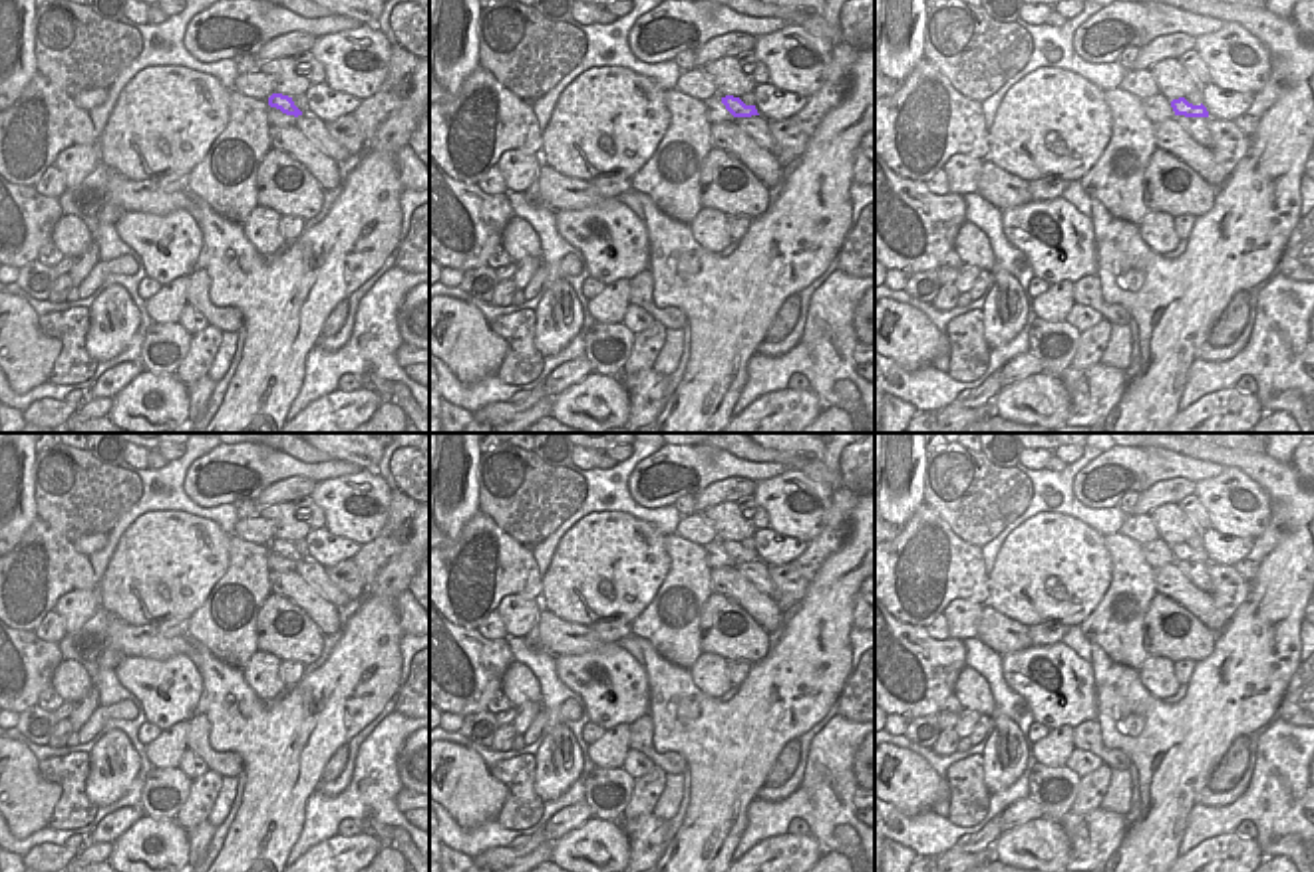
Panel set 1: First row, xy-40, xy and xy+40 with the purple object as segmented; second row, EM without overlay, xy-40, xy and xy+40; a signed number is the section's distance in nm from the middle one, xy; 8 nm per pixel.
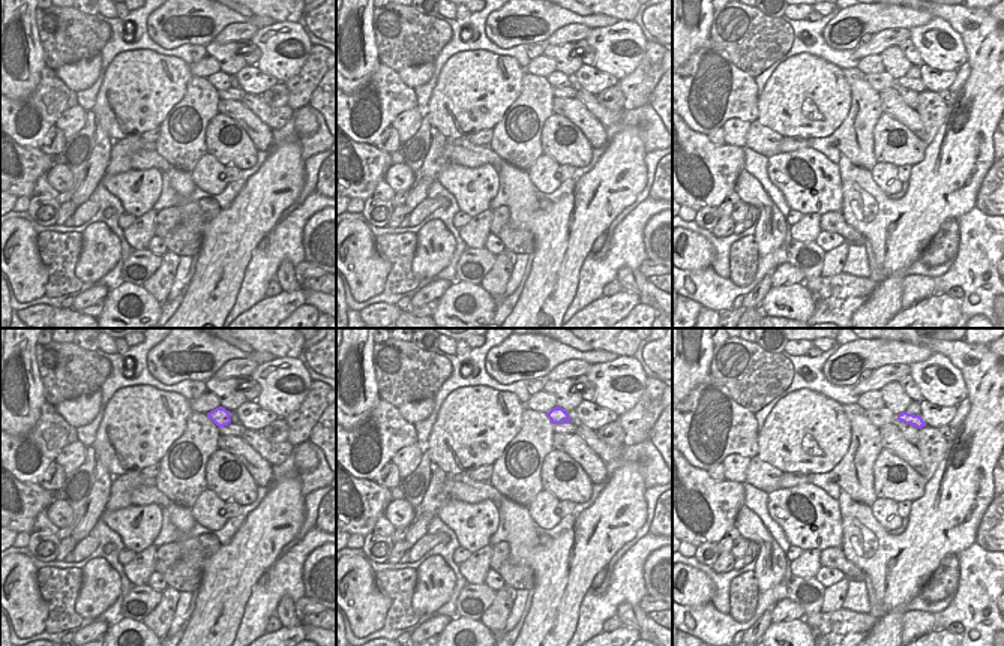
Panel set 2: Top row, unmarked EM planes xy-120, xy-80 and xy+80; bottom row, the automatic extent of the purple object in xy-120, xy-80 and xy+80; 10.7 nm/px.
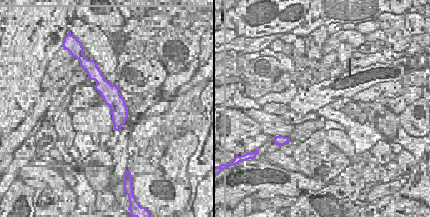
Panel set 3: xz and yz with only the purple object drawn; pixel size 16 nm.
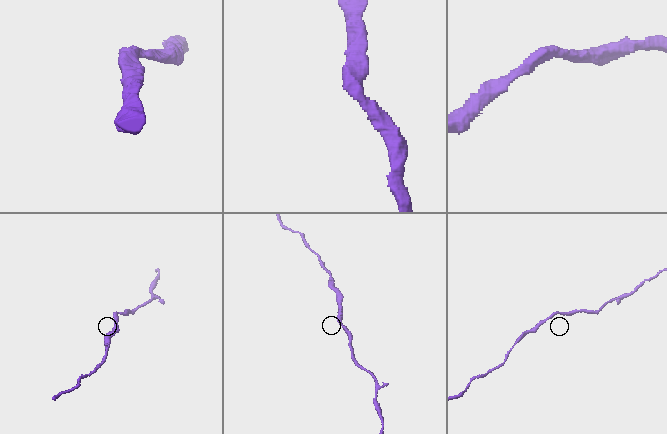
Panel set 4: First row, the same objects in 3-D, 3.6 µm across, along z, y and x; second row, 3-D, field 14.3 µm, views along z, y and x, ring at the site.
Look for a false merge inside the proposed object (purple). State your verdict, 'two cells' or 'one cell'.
one cell

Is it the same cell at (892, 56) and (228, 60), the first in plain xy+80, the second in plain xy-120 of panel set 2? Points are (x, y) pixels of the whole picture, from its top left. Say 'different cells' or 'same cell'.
same cell

